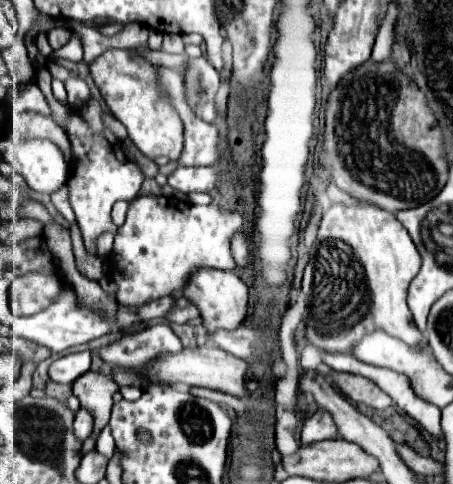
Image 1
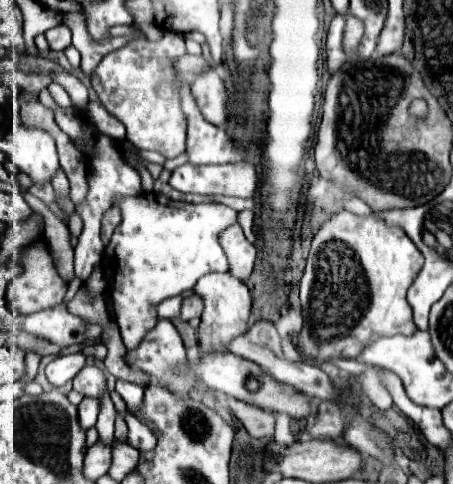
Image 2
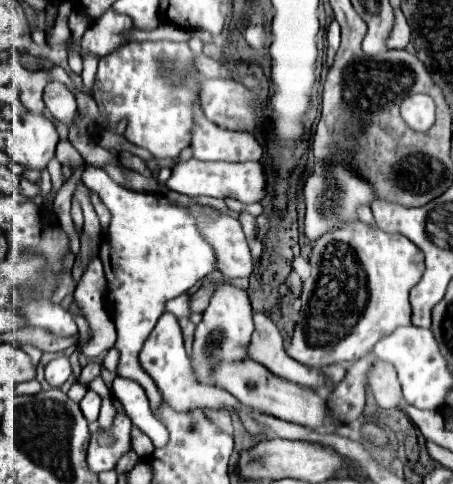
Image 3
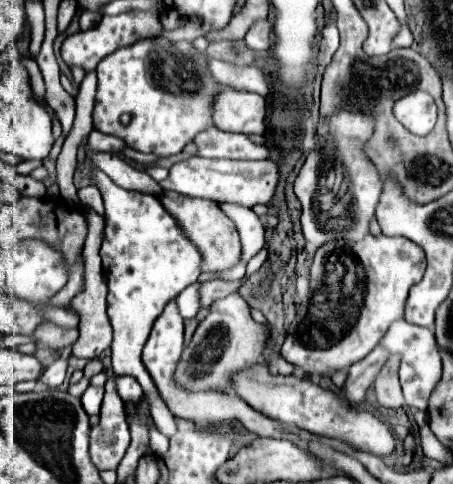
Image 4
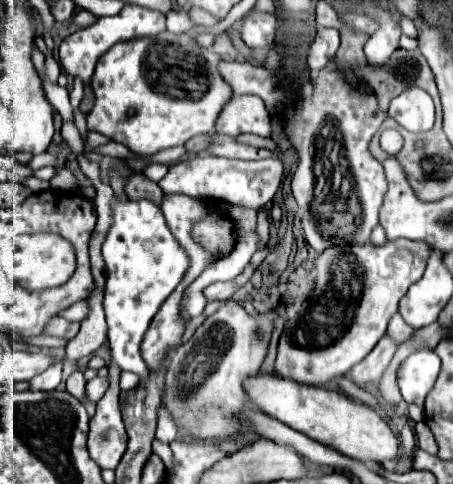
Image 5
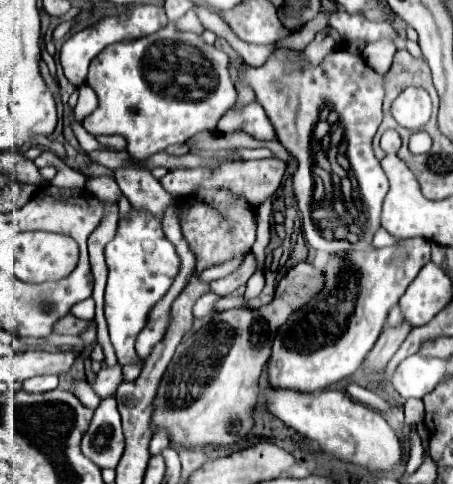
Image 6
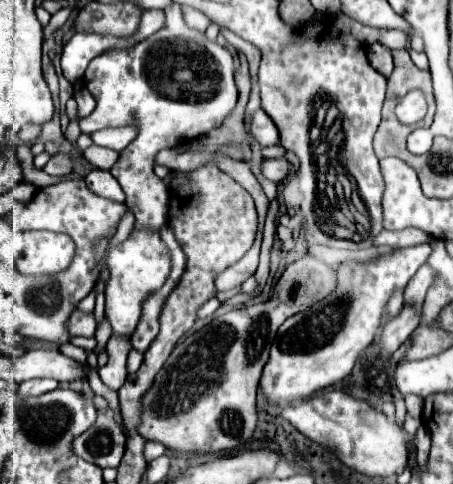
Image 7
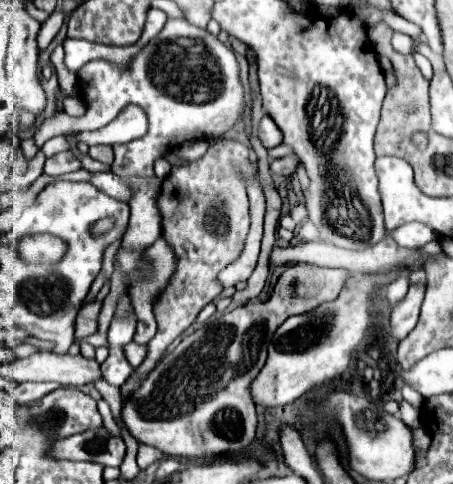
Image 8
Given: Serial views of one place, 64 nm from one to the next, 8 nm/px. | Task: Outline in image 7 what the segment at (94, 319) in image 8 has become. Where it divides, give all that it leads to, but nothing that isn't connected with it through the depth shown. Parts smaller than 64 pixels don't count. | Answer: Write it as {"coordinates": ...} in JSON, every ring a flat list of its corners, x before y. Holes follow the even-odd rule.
{"coordinates":[[82,310,72,312,72,316,68,320,68,330,72,336,94,336,94,330,96,330,94,314,82,312]]}

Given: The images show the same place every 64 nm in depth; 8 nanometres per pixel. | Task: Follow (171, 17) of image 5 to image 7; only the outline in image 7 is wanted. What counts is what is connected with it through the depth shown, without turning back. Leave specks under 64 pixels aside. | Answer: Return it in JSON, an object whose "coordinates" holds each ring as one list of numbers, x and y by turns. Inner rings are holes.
{"coordinates":[[184,6,182,10,184,10,184,18,186,18,186,22,188,22,192,28,196,28,196,30,200,30,200,32,204,32,204,30,208,28,210,18,208,18,206,14,202,14,200,10,190,8,190,6]]}

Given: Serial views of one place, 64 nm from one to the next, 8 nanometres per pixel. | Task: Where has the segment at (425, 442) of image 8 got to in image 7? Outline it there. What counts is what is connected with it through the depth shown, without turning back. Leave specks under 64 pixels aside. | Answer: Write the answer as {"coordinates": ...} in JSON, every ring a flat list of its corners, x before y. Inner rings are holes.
{"coordinates":[[420,426,416,430,416,436,414,436,412,444,418,450,418,466,424,466,426,460,428,460,428,452,430,452,430,434,428,434,428,430,424,426]]}

